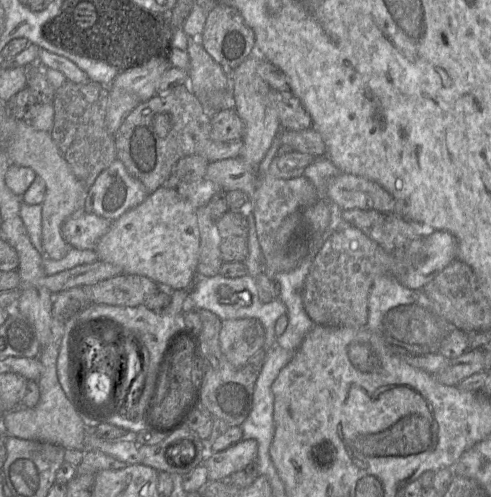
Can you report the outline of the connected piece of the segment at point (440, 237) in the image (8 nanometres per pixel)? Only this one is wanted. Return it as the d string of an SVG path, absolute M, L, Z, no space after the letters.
M343 223L343 226L331 234L324 242L305 279L302 299L307 315L317 326L365 327L368 321L368 297L374 279L377 276L391 277L406 288L422 290L428 282L456 259L457 241L447 231L427 232L422 239L422 243L425 249L425 257L422 262L418 265L404 263L387 253L361 230L353 227L351 224Z

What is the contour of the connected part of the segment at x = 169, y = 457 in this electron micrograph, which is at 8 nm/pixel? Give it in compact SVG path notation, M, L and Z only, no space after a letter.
M187 425L182 426L173 433L166 435L165 438L156 445L152 446L139 446L140 462L142 465L151 467L159 473L166 473L169 475L174 474L174 471L178 471L179 466L175 466L177 462L185 462L187 465L192 462L192 459L196 457L196 451L192 450L192 446L195 447L195 435L189 431Z

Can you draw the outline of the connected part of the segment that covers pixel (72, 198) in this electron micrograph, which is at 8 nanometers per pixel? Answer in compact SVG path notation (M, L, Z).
M18 122L13 137L4 146L5 153L13 165L31 168L45 182L46 191L42 206L42 246L45 257L62 259L69 246L61 234L62 224L72 215L83 210L84 194L87 190L79 183L68 163L47 131L36 130L29 122Z

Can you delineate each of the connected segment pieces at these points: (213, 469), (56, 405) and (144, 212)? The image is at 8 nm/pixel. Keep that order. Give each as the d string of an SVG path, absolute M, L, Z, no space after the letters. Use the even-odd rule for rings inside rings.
M241 440L238 444L218 453L208 453L204 462L209 481L227 481L229 477L247 467L253 467L257 458L258 444L255 440Z
M53 318L48 343L41 348L39 360L42 373L37 380L40 399L33 408L18 407L5 413L1 421L1 429L7 436L25 440L33 440L57 445L64 450L84 450L86 427L82 414L77 411L72 399L65 395L56 374L56 361L60 342L64 334L64 324Z
M161 186L148 194L139 205L127 210L113 221L107 232L97 242L94 250L99 260L118 266L125 274L145 276L169 292L189 290L195 283L199 258L196 209L188 199L179 198Z

